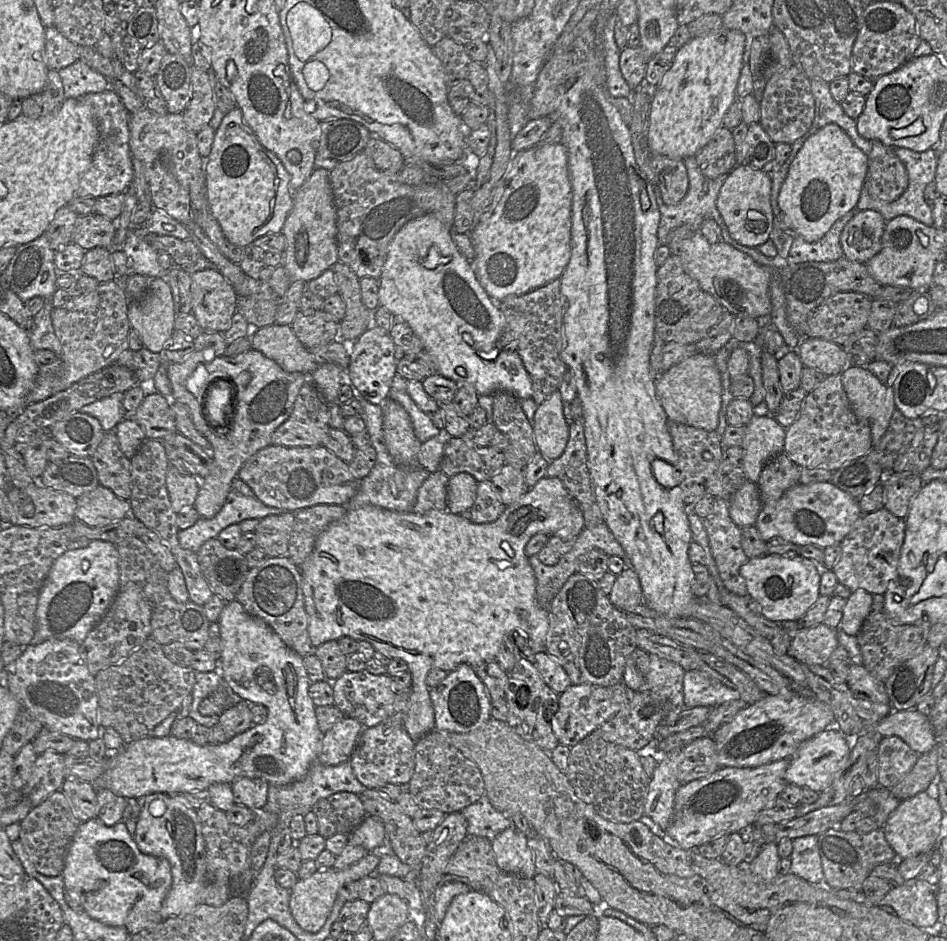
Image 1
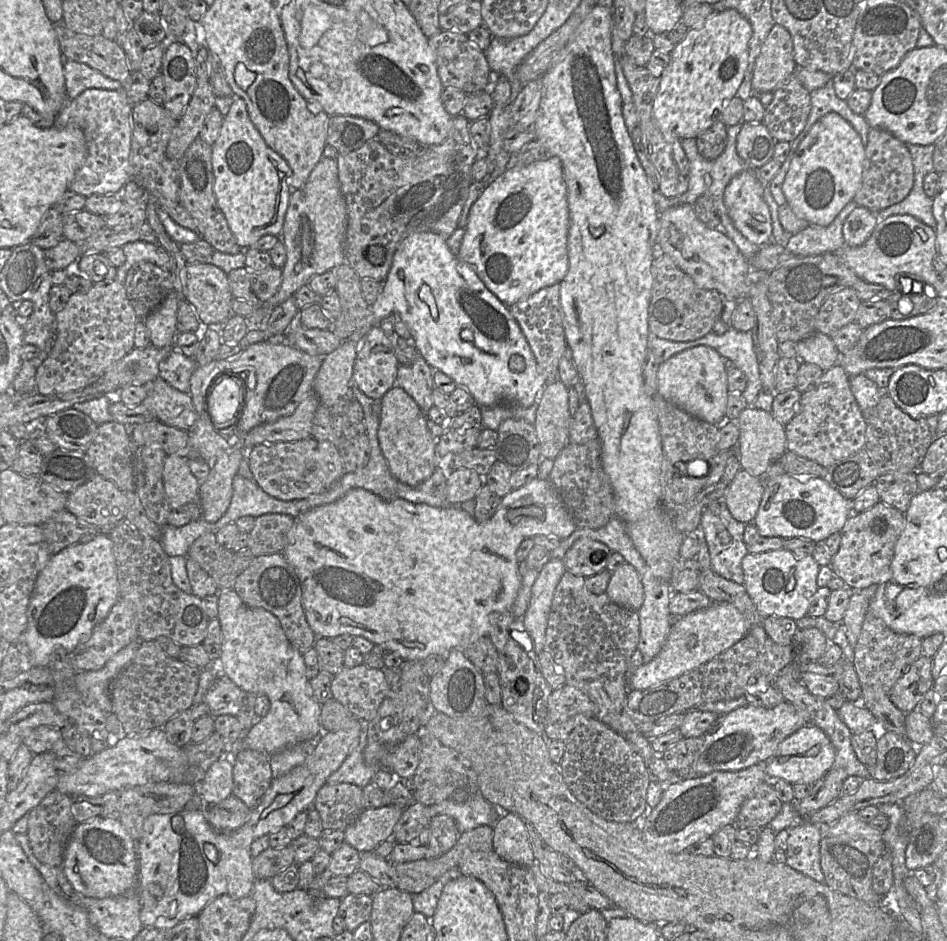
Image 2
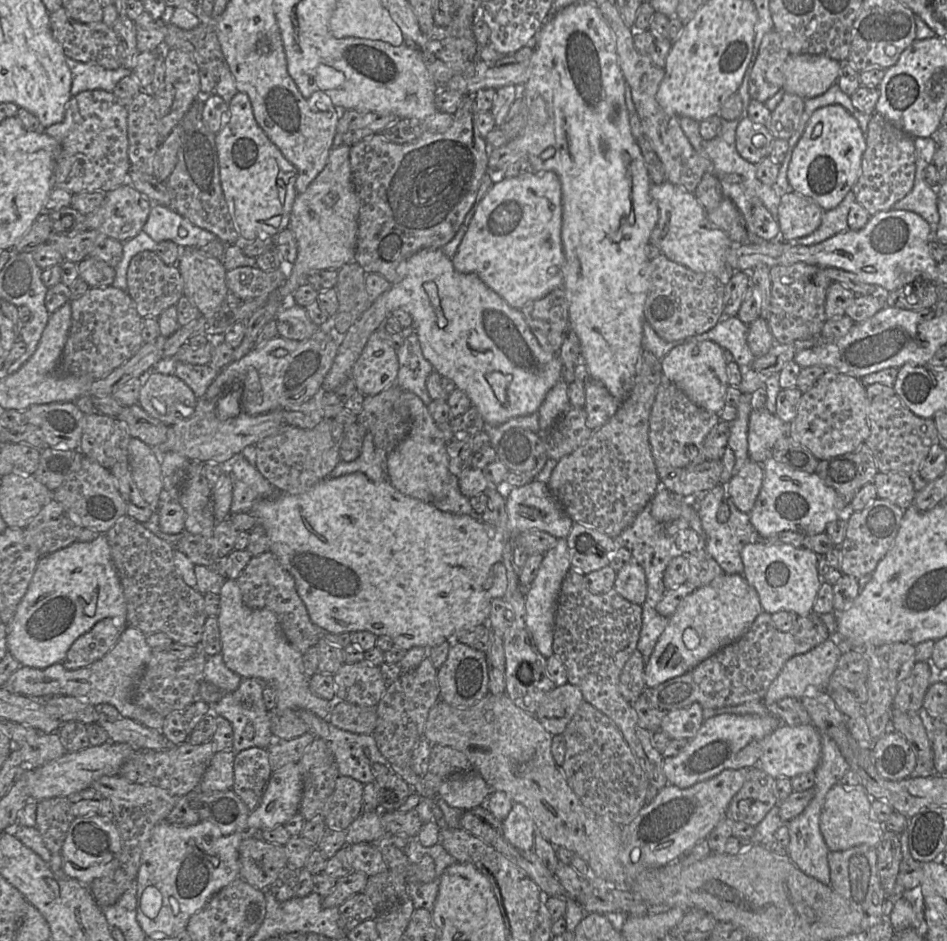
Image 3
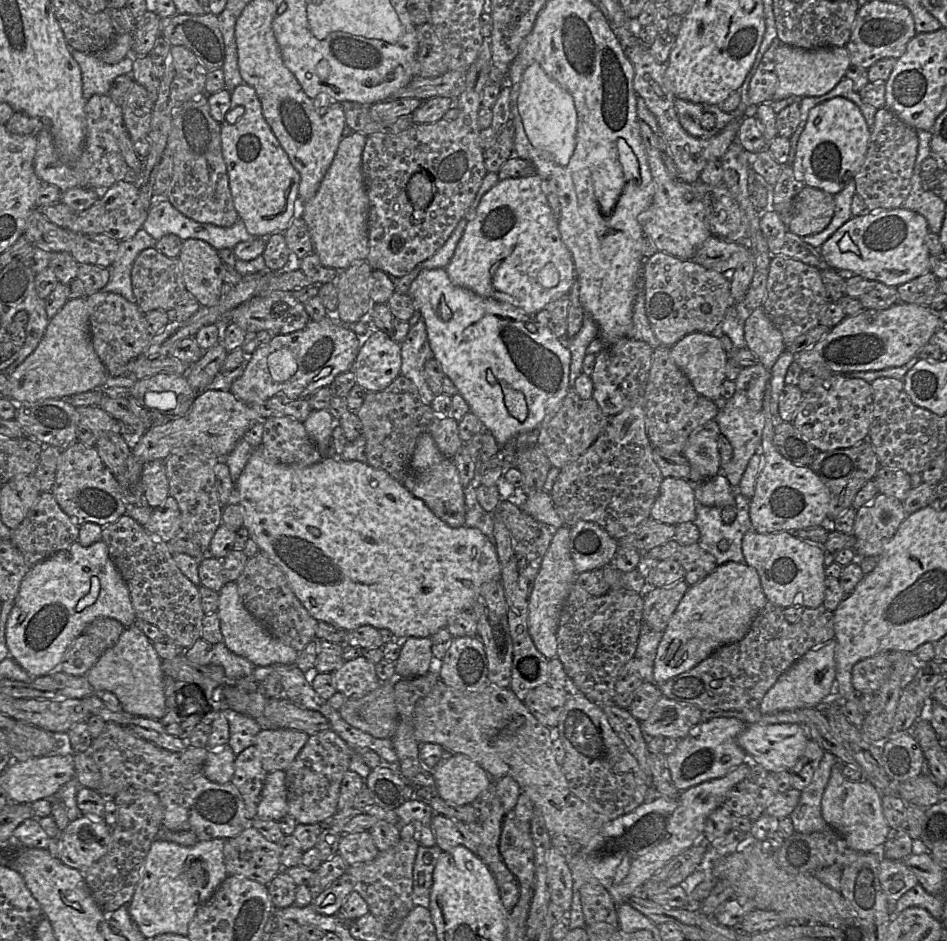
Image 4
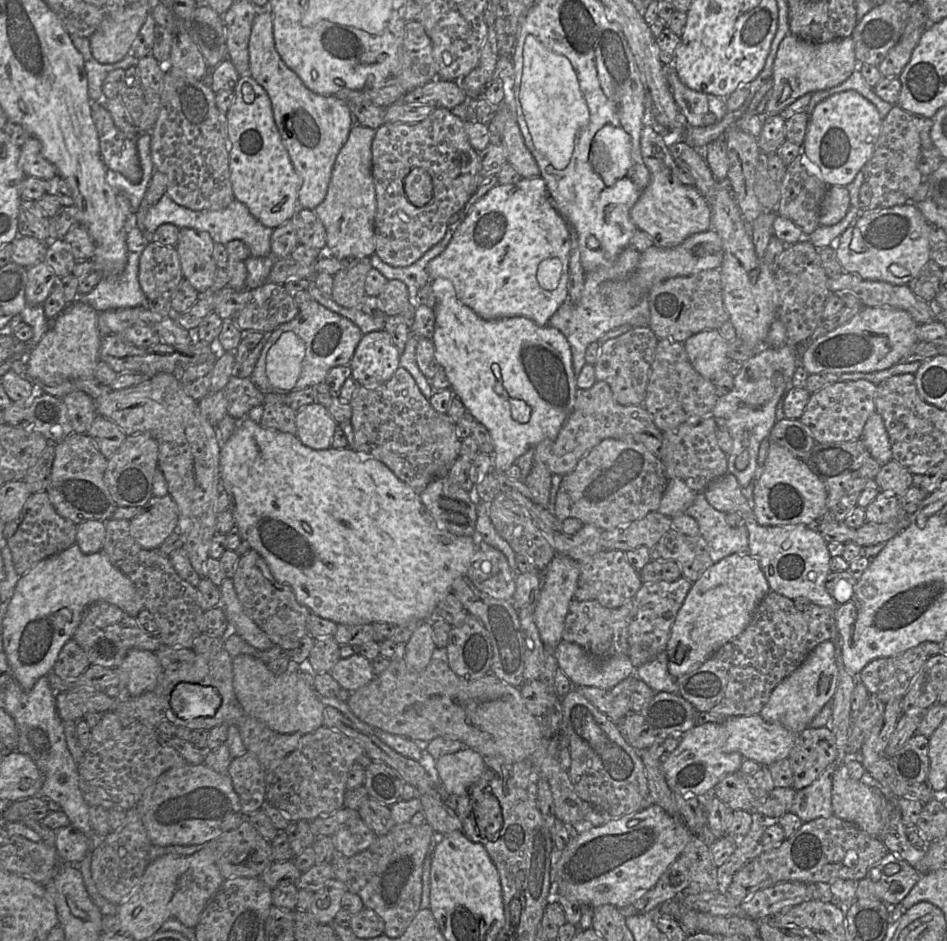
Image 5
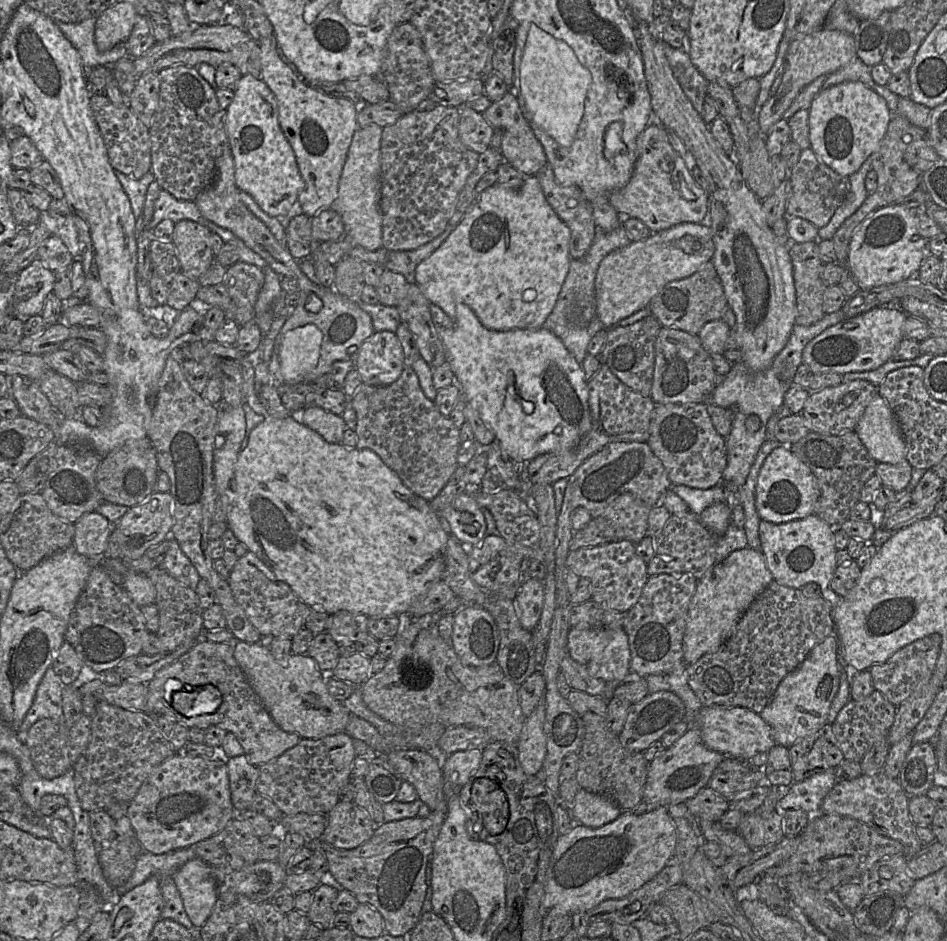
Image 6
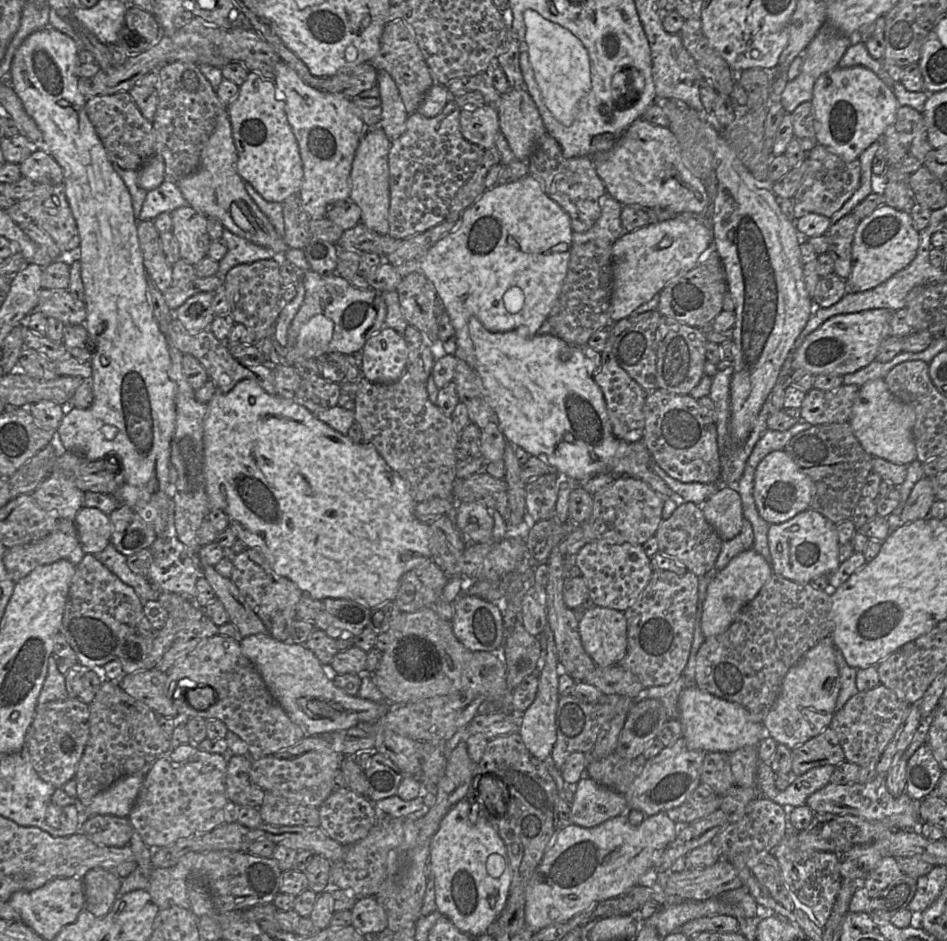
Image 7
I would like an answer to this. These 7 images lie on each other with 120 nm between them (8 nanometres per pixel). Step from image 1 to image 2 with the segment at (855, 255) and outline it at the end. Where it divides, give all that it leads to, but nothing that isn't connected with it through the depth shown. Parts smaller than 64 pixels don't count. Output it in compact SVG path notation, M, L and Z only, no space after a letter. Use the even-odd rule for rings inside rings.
M857 206L844 221L845 244L852 247L864 244L878 222L876 213L866 207Z

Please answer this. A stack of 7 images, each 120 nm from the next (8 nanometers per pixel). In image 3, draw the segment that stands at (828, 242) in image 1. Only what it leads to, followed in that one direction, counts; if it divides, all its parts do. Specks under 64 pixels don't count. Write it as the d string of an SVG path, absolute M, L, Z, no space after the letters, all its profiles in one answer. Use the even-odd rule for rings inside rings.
M851 189L835 208L823 211L821 224L814 232L808 236L797 238L792 242L798 245L810 246L847 230L848 213L855 201L855 195Z

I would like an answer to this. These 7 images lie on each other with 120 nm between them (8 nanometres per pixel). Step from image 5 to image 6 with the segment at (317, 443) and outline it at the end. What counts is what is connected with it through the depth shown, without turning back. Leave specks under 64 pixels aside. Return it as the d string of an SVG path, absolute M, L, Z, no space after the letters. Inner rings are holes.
M306 407L299 413L298 418L326 442L332 444L341 443L343 433L348 428L341 415L325 411L320 407Z

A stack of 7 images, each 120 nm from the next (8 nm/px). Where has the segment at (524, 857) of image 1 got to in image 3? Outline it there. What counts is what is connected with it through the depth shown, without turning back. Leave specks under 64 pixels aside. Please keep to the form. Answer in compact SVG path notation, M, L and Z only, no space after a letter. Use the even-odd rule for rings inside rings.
M513 803L507 817L502 821L505 839L521 850L531 850L534 842L534 822L526 807Z

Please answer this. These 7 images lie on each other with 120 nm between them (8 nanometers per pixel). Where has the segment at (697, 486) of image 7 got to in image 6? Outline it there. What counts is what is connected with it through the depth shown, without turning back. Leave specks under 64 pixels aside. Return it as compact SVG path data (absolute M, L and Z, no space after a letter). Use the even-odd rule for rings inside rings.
M724 483L709 489L671 484L671 490L683 499L690 511L695 515L700 515L705 508L714 503L726 502L728 498Z

